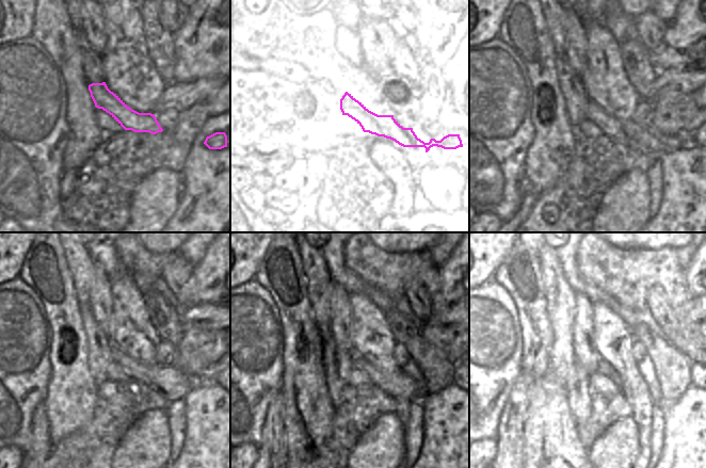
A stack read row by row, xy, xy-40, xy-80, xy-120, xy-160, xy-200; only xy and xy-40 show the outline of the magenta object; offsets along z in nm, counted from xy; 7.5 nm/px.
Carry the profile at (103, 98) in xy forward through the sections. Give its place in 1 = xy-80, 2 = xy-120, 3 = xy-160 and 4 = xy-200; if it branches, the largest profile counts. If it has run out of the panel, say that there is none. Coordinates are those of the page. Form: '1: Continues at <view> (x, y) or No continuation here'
1: Continues at xy-80 (645, 141)
2: Continues at xy-120 (169, 382)
3: Continues at xy-160 (400, 385)
4: Continues at xy-200 (615, 376).

